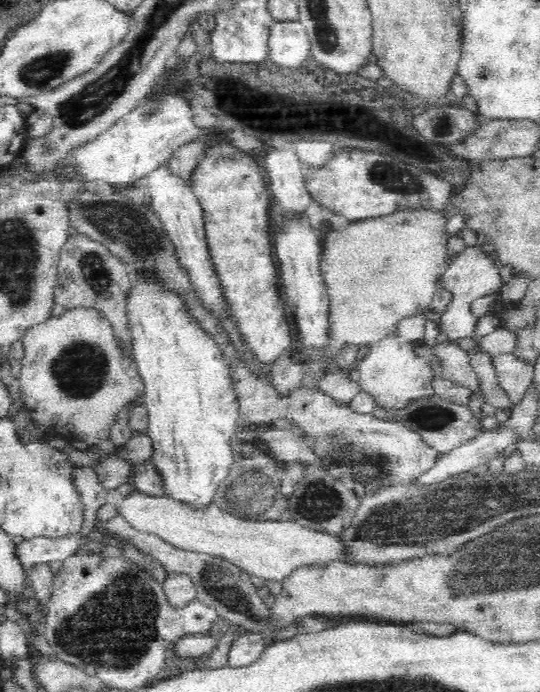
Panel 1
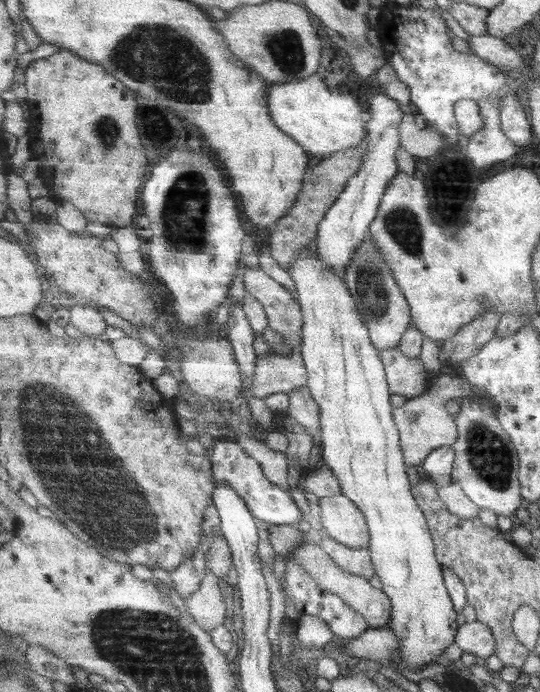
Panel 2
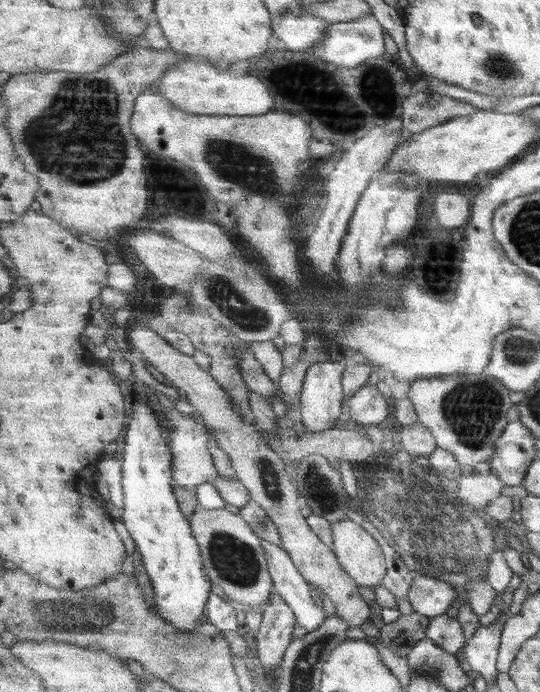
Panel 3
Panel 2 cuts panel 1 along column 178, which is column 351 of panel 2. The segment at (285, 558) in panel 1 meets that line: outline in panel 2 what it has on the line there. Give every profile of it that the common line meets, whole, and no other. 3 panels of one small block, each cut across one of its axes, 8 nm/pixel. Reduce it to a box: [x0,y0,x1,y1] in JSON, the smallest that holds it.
[319,496,371,548]

